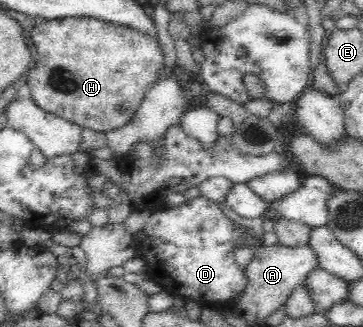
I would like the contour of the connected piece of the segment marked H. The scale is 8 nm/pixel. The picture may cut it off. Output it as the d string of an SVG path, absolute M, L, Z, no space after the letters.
M92 16L46 20L32 30L32 42L36 45L36 62L34 68L27 70L26 78L22 78L30 86L31 98L42 110L96 132L104 133L128 123L146 92L160 77L160 70L165 68L162 48L153 36L131 26L114 26Z

